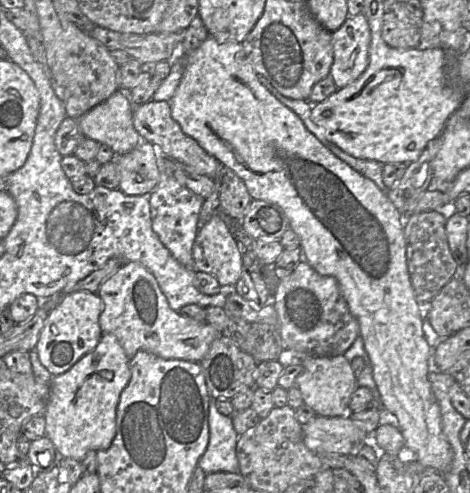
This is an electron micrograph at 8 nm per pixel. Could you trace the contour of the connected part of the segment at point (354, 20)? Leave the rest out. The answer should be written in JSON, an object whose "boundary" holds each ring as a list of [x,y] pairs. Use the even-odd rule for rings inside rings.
{"boundary":[[[362,13],[348,16],[339,29],[331,32],[331,38],[334,59],[329,76],[337,89],[341,89],[355,81],[368,65],[371,35],[367,18]]]}

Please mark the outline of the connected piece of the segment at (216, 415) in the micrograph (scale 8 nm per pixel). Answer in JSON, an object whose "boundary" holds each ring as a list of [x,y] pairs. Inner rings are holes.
{"boundary":[[[216,399],[209,403],[209,442],[198,461],[198,466],[206,473],[226,472],[240,474],[236,455],[238,434],[234,430],[232,417],[221,414],[216,407]]]}

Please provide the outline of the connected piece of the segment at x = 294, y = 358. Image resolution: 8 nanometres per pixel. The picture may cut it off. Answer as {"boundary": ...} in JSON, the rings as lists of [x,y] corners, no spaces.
{"boundary":[[[283,351],[278,361],[286,365],[301,364],[303,372],[296,378],[304,404],[312,408],[317,416],[340,417],[348,415],[352,393],[358,388],[351,362],[343,355],[334,357],[298,356],[293,351]]]}

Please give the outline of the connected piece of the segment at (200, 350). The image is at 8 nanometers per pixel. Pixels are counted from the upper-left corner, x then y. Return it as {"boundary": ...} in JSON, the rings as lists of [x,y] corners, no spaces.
{"boundary":[[[125,262],[101,285],[98,295],[104,302],[104,309],[99,320],[102,333],[115,335],[129,359],[138,351],[145,350],[164,359],[200,362],[208,352],[211,343],[222,335],[209,323],[186,319],[172,310],[155,276],[138,262]]]}

